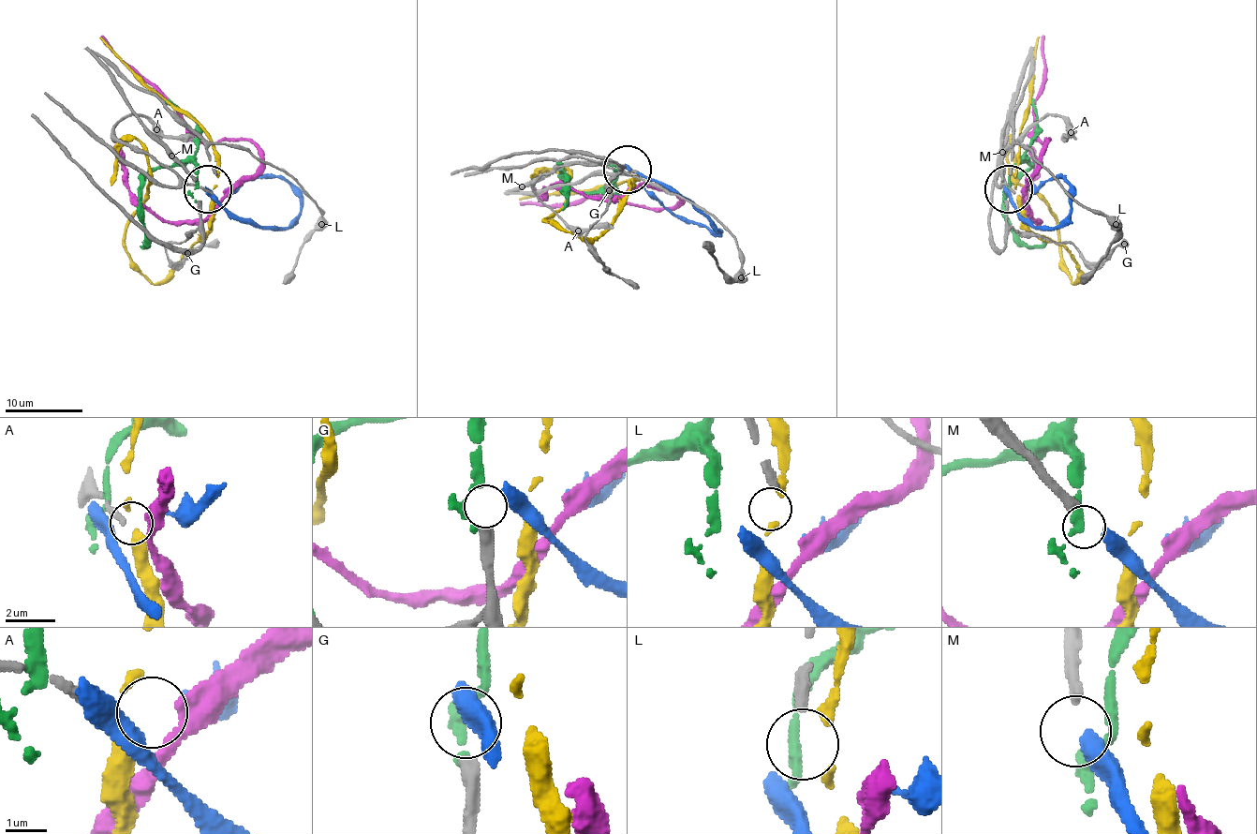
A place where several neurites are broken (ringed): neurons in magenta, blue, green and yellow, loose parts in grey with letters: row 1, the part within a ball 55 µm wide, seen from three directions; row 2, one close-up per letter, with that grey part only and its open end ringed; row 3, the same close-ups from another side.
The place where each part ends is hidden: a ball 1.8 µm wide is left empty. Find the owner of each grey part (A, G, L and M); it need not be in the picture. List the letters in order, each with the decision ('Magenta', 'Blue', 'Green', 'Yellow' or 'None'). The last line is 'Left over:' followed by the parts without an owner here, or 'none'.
A: None
G: Green
L: None
M: Blue
Left over: A, L

